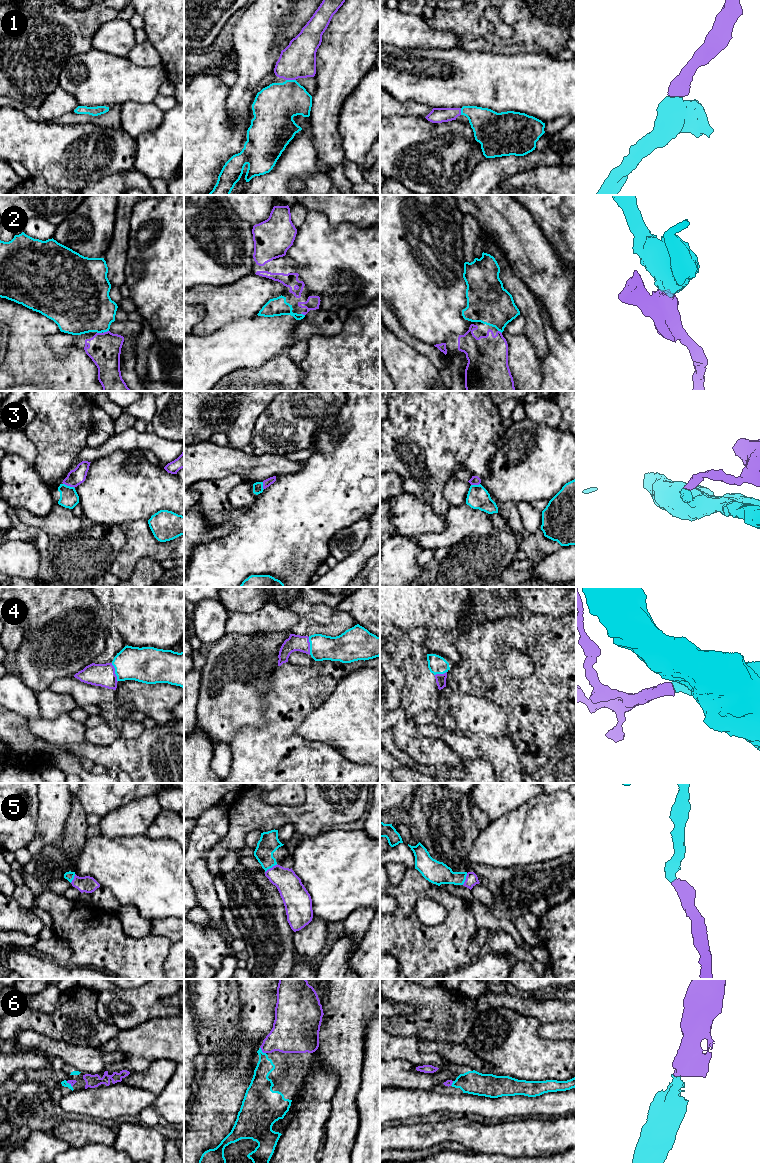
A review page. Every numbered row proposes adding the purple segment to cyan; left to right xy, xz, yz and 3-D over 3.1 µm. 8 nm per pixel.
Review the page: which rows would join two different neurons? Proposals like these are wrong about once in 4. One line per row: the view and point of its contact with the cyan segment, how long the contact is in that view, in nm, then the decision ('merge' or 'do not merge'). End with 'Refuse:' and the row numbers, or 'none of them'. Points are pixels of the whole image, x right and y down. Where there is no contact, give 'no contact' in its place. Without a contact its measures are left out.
1: meets cyan in xz at (291, 80); contact 80 nm long; merge
2: meets cyan in xy at (105, 331); contact 50 nm long; merge
3: meets cyan in xy at (69, 486); contact 100 nm long; merge
4: meets cyan in xy at (115, 672); contact 160 nm long; merge
5: meets cyan in xz at (271, 867); contact 120 nm long; merge
6: meets cyan in xz at (261, 1051); contact 70 nm long; merge
Refuse: none of them

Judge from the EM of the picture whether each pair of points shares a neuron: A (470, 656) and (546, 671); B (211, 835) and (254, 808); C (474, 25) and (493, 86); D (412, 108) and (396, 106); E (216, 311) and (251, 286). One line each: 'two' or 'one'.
A: one
B: two
C: two
D: one
E: one

